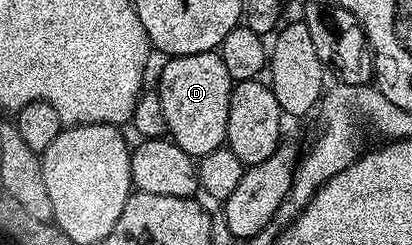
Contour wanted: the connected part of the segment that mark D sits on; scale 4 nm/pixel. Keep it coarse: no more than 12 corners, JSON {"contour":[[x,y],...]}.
{"contour":[[219,53],[172,56],[167,137],[199,160],[225,145],[234,85]]}

